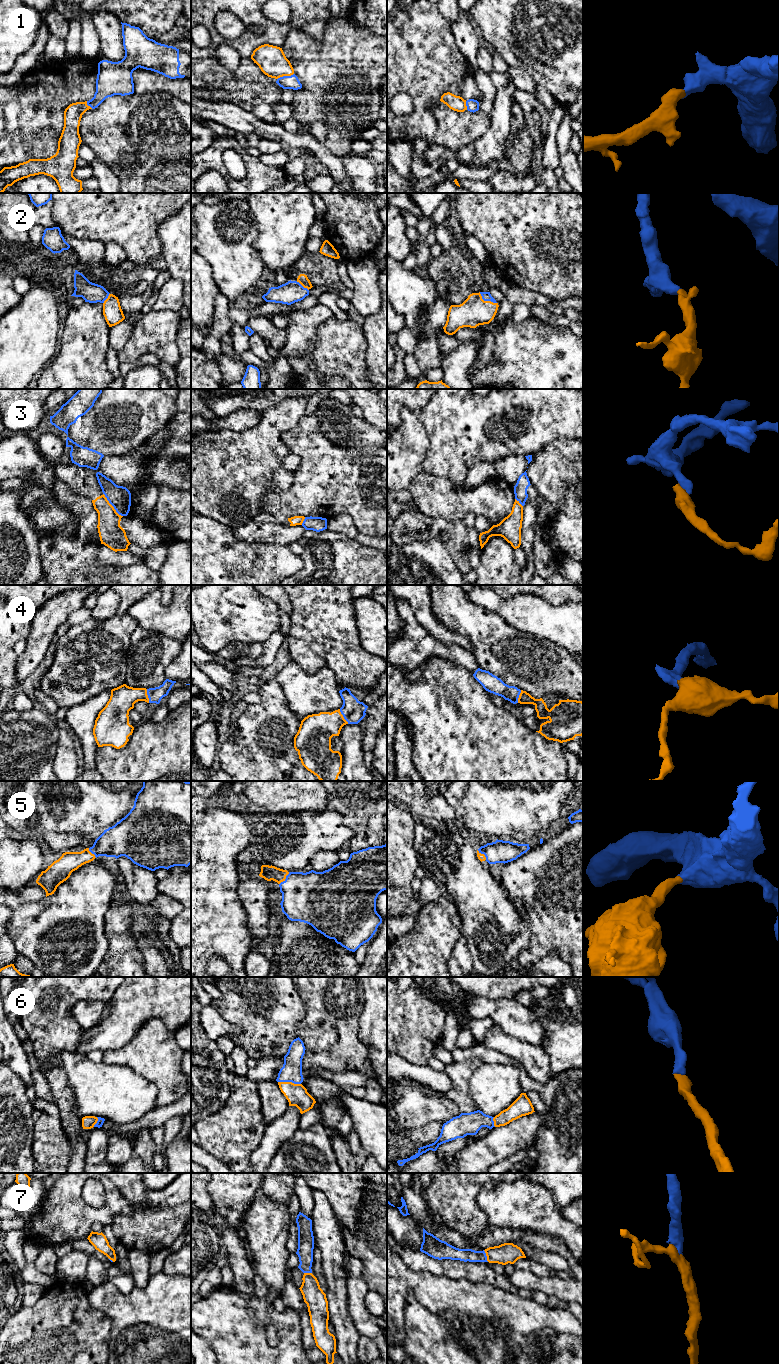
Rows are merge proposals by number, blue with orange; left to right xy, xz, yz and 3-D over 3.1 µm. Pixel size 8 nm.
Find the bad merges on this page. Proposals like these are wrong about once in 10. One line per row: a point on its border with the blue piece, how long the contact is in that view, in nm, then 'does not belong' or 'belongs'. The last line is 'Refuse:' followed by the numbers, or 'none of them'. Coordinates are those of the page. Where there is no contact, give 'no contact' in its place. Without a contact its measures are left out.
1: meets blue in xz at (285, 76); contact 140 nm long; belongs
2: meets blue in yz at (486, 300); contact 170 nm long; belongs
3: meets blue in xy at (111, 504); contact 240 nm long; does not belong
4: meets blue in xz at (343, 716); contact 140 nm long; belongs
5: meets blue in xz at (286, 878); contact 130 nm long; belongs
6: meets blue in xz at (289, 1081); contact 190 nm long; belongs
7: meets blue in yz at (486, 1256); contact 100 nm long; belongs
Refuse: 3

